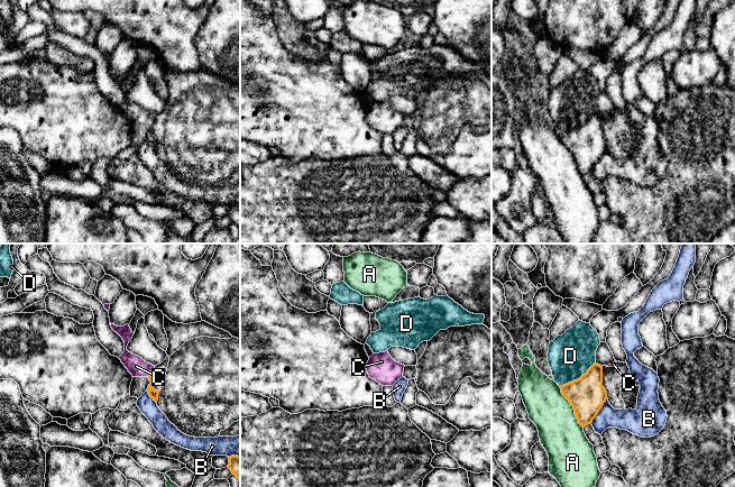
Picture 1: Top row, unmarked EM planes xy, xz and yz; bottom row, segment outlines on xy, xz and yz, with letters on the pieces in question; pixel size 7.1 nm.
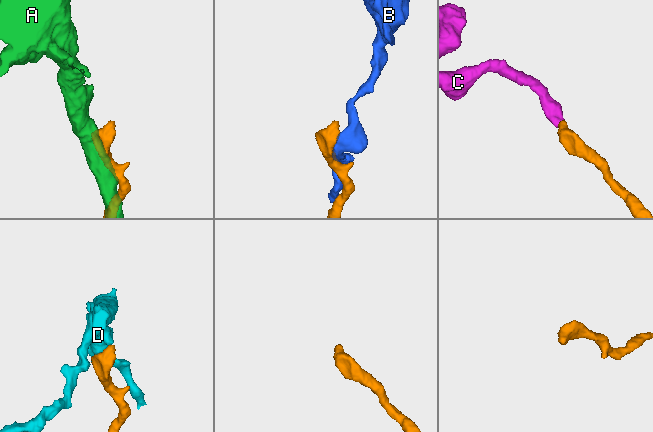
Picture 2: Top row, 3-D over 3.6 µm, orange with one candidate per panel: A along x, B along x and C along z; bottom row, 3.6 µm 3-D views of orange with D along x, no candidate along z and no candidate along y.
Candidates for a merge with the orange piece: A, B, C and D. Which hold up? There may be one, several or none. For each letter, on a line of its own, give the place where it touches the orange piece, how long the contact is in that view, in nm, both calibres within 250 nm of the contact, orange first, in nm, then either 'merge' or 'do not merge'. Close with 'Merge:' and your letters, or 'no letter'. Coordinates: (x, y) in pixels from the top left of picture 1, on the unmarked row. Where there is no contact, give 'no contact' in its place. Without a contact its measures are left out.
A: contact yz (573, 156); length 340 nm; calibres 260 and 300 nm; do not merge
B: contact yz (599, 158); length 220 nm; calibres 260 and 160 nm; do not merge
C: contact xy (150, 121); length 70 nm; calibres 70 and 140 nm; merge
D: contact yz (577, 128); length 300 nm; calibres 260 and 320 nm; do not merge
Merge: C

